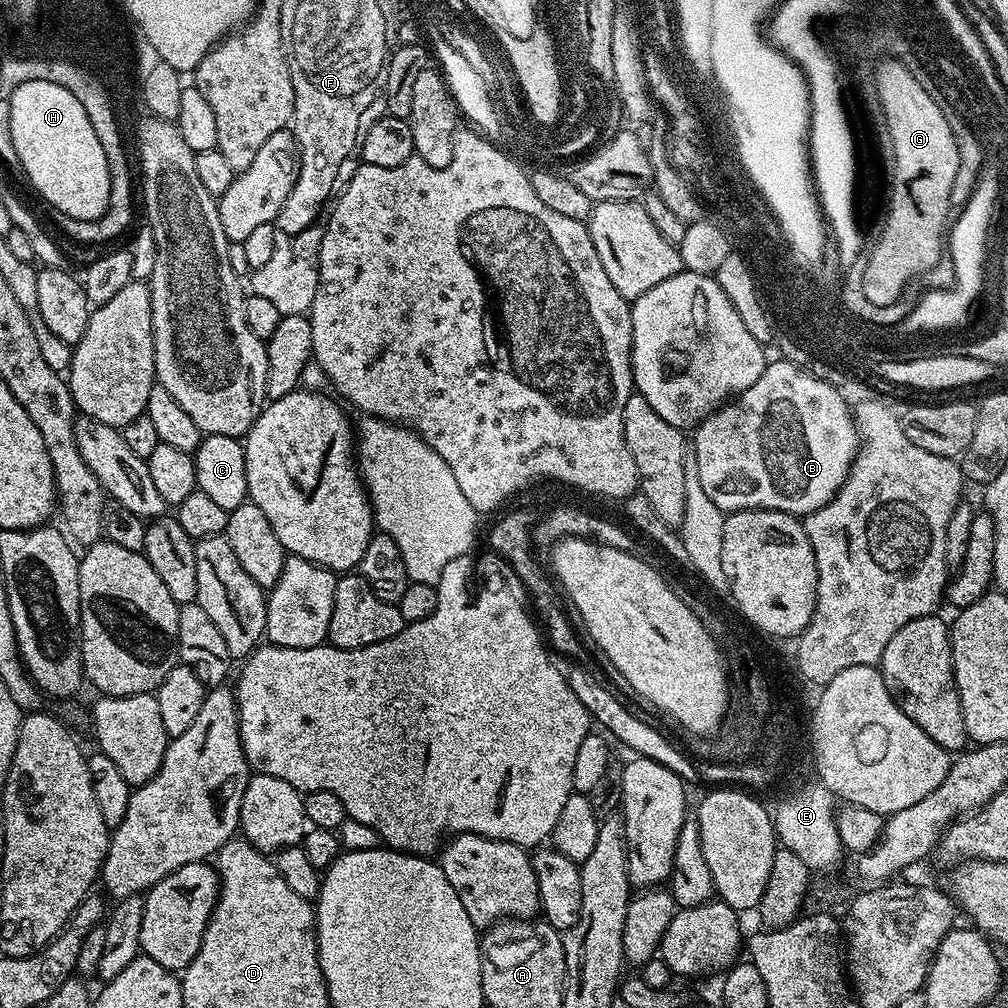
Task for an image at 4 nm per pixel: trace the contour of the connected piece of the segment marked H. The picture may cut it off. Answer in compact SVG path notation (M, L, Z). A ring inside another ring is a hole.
M34 80L22 82L22 86L14 89L7 97L6 115L8 117L8 133L14 142L16 160L24 167L30 183L36 192L52 208L60 211L61 217L69 216L79 220L96 220L108 209L110 198L110 170L106 150L102 150L102 142L98 142L98 134L94 134L94 126L90 126L90 118L86 118L86 110L82 110L82 102L70 94L66 86L58 86L52 80Z

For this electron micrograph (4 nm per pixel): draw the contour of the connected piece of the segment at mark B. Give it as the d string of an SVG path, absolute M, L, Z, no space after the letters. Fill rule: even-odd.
M784 359L765 367L762 378L745 392L716 409L697 424L690 440L694 457L694 480L721 512L769 508L803 518L826 506L846 482L860 450L853 409L848 408L839 387L814 376L807 367Z

